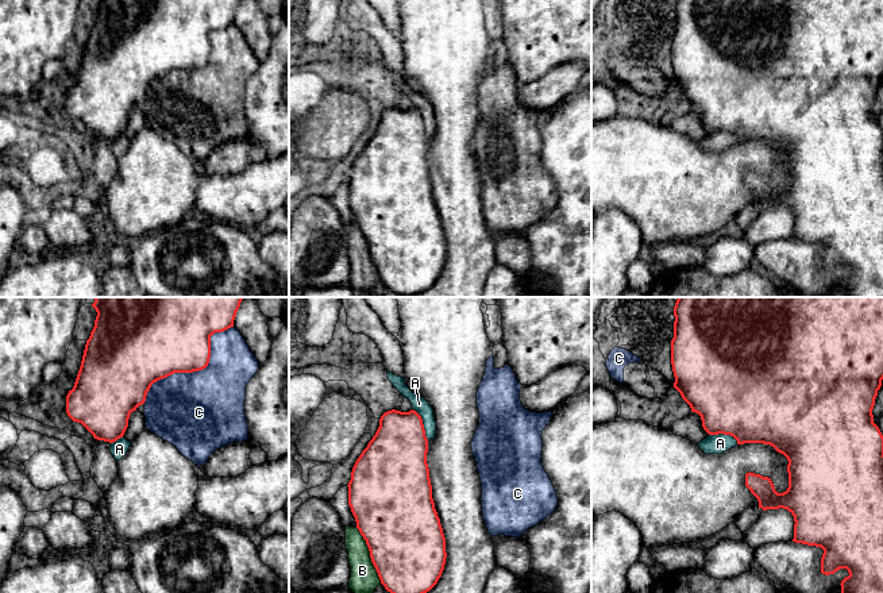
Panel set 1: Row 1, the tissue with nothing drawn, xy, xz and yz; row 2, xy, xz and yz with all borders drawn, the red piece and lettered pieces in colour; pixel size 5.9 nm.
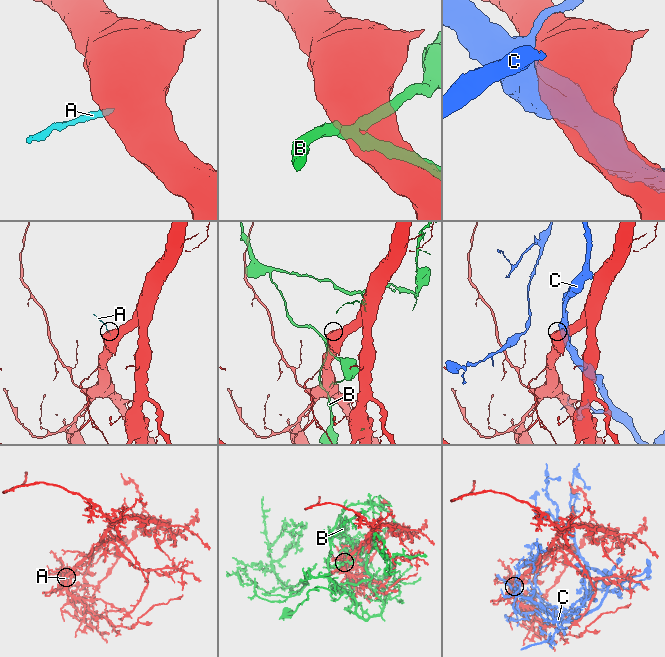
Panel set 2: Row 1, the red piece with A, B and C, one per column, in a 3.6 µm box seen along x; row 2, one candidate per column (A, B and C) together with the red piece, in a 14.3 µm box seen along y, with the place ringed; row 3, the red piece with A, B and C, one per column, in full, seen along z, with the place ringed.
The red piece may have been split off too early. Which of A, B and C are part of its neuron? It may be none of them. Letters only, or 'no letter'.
no letter

